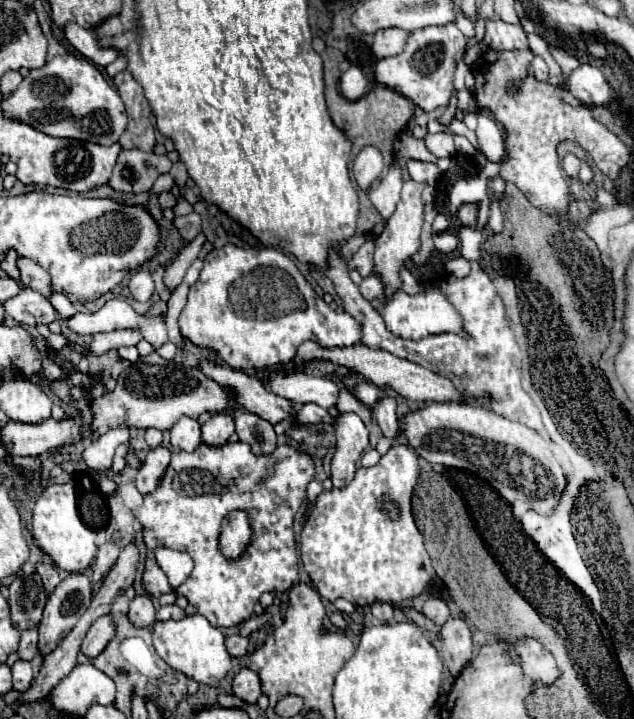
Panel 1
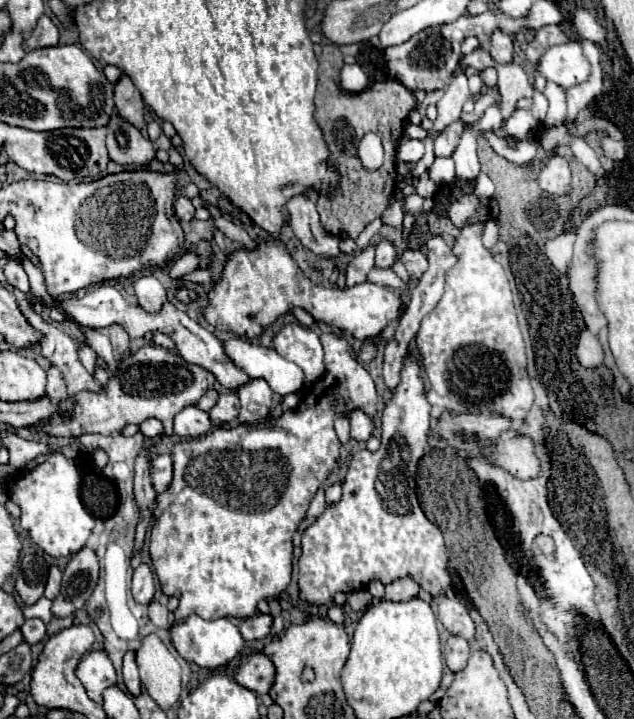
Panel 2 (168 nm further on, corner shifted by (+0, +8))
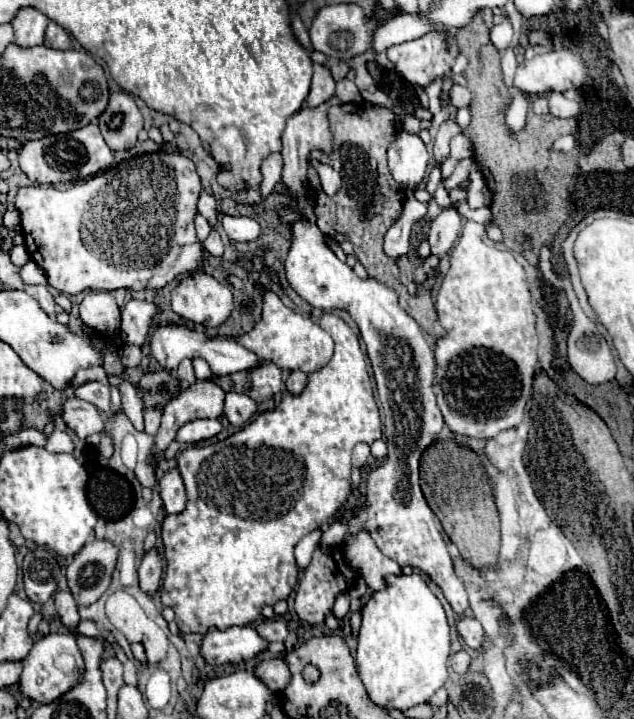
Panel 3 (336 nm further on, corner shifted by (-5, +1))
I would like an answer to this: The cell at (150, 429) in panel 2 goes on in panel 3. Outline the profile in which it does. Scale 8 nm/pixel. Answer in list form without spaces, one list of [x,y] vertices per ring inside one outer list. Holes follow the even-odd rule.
[[[145,409],[145,431],[149,435],[157,433],[159,421],[161,421],[161,411],[159,409]]]

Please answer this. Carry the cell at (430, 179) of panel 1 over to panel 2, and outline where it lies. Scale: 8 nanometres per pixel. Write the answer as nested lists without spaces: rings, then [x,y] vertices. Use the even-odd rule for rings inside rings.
[[[406,140],[398,146],[396,160],[406,164],[416,164],[424,156],[424,144],[420,140]]]

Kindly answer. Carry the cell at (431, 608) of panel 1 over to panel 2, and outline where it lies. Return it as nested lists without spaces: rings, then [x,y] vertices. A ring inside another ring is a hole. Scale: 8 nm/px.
[[[442,596],[438,602],[438,618],[450,634],[462,636],[466,640],[474,638],[474,620],[470,618],[466,604],[462,604],[458,598]]]

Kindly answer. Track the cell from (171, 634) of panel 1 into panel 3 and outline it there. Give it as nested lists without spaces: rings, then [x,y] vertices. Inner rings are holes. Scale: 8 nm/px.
[[[251,625],[231,627],[227,631],[211,627],[203,635],[199,649],[207,665],[225,665],[253,659],[257,653],[267,649],[267,641],[261,639]]]

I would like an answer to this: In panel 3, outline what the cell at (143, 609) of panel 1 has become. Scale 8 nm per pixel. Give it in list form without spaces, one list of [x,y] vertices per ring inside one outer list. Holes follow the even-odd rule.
[[[151,549],[149,553],[143,555],[143,559],[139,563],[139,587],[141,587],[141,591],[147,595],[155,595],[155,591],[159,589],[159,583],[161,583],[161,575],[163,575],[161,557],[155,549]]]

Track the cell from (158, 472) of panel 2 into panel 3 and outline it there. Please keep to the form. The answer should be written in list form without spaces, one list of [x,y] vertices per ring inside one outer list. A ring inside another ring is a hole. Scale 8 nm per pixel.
[[[171,467],[169,471],[165,471],[159,479],[159,493],[163,499],[163,507],[167,513],[179,513],[185,507],[185,487],[183,487],[183,479],[177,471],[177,467]]]

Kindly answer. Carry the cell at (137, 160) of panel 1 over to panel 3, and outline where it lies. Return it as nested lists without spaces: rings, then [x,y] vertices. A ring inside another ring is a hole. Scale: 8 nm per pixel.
[[[111,93],[107,111],[99,117],[99,129],[111,151],[127,151],[135,147],[137,135],[143,129],[143,115],[129,93]]]

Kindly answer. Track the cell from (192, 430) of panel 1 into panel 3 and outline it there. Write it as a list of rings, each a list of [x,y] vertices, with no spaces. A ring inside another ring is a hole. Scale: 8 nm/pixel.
[[[195,419],[191,423],[185,423],[177,431],[177,441],[179,443],[197,443],[197,441],[215,437],[221,429],[223,427],[221,427],[219,419]]]

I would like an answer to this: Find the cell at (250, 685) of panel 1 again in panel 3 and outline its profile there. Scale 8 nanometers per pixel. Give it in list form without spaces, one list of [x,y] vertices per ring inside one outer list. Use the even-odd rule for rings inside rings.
[[[267,659],[267,661],[261,661],[255,669],[255,677],[259,681],[265,683],[265,687],[273,693],[281,693],[289,679],[291,679],[291,673],[289,673],[289,667],[283,659]]]

